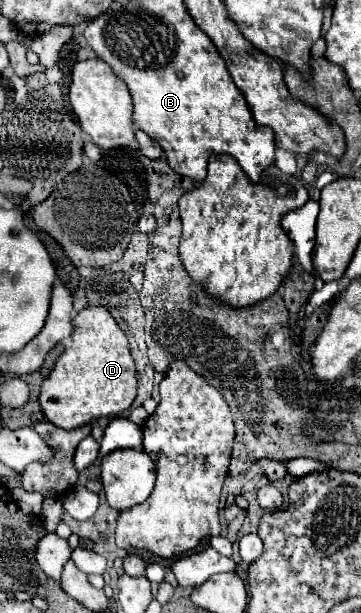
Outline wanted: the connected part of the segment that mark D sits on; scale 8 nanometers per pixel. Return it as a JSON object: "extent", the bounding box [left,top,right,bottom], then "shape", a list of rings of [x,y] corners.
{"extent":[38,308,136,430],"shape":[[[84,308],[72,320],[72,344],[56,360],[52,372],[40,386],[38,404],[48,422],[72,430],[94,422],[100,416],[118,416],[136,398],[134,360],[126,334],[106,308]]]}

